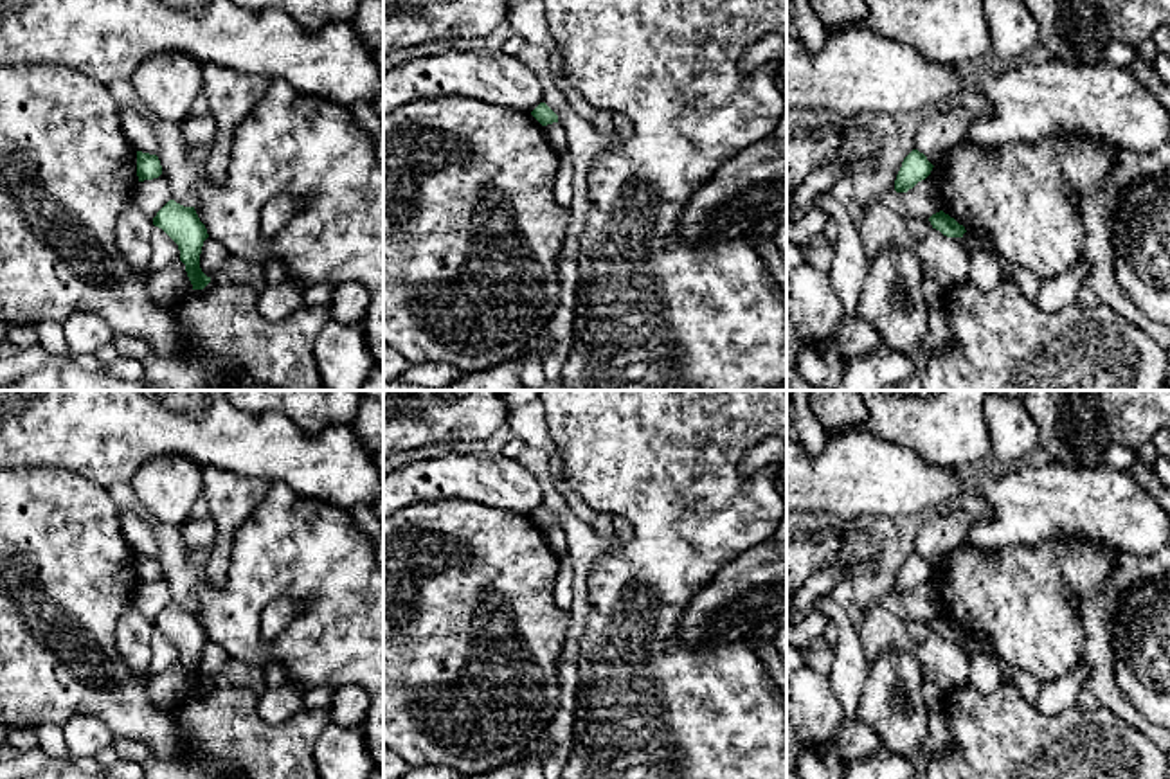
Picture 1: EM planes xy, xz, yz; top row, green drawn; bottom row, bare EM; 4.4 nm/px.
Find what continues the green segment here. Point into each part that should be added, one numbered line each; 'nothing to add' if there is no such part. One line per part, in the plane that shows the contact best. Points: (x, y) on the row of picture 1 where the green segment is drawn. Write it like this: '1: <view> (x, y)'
nothing to add

